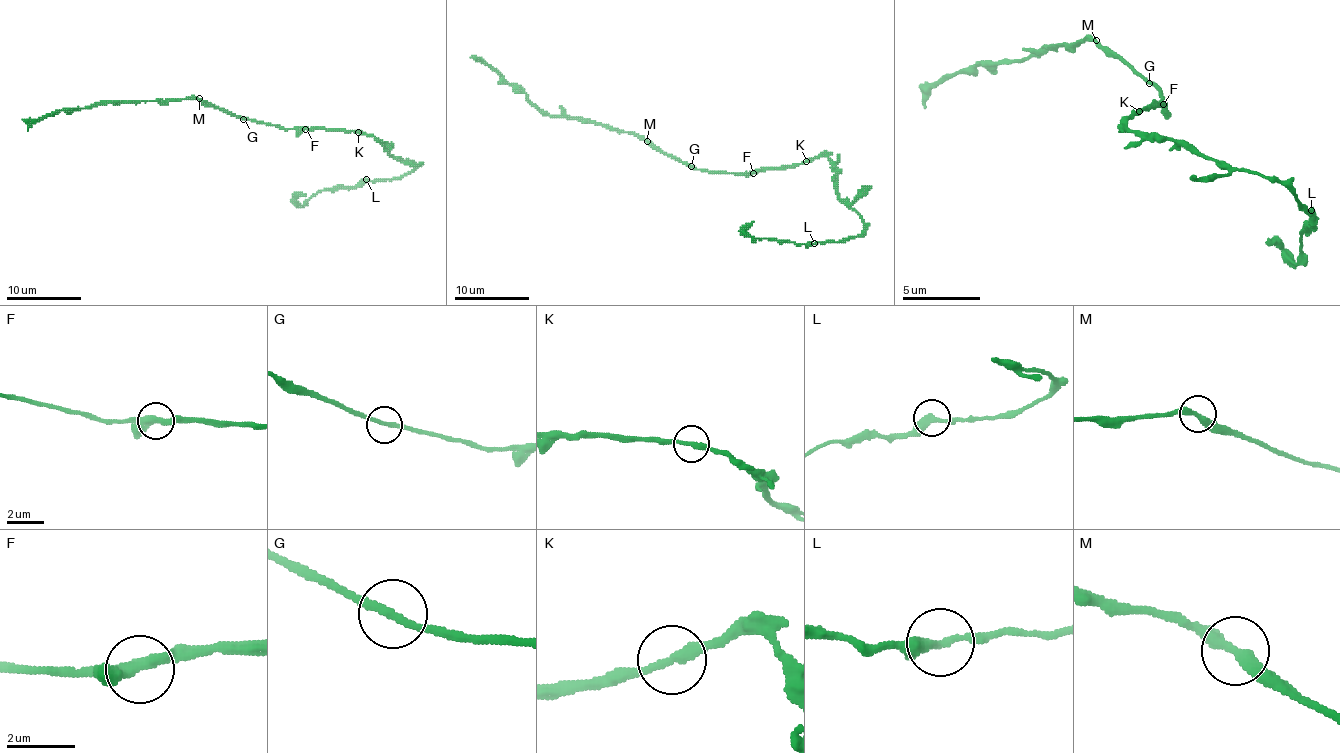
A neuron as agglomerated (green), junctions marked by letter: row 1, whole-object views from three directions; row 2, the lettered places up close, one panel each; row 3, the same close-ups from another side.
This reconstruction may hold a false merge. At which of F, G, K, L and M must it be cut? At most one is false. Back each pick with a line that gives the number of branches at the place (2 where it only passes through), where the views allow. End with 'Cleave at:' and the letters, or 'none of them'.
Cleave at: none of them

